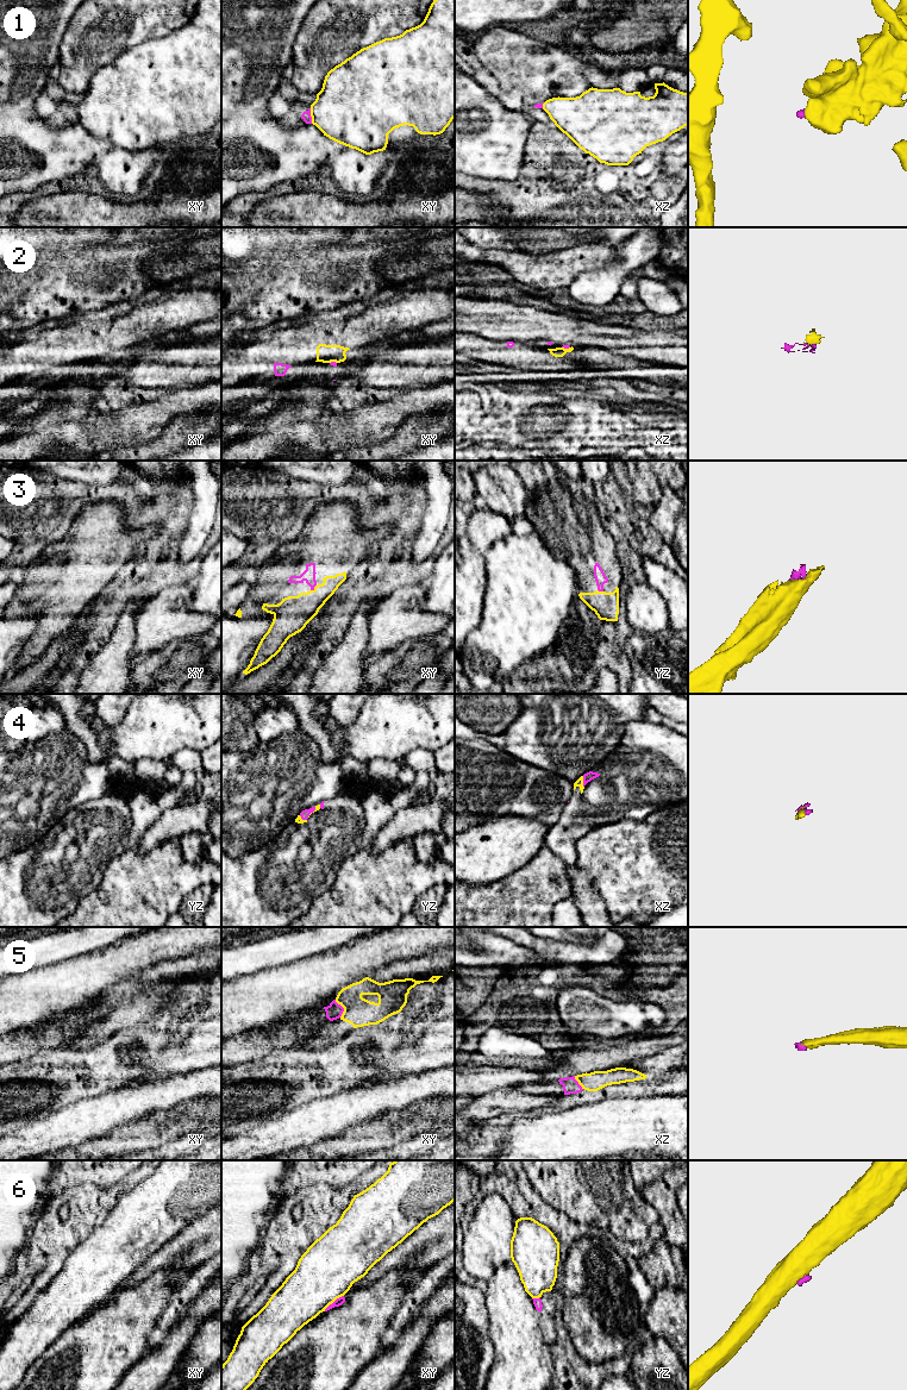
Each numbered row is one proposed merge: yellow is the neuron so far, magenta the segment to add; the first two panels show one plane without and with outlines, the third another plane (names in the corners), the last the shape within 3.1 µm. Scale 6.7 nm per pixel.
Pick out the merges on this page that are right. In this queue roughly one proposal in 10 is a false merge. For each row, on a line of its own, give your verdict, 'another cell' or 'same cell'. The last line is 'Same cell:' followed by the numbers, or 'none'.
1: same cell
2: same cell
3: same cell
4: same cell
5: same cell
6: same cell
Same cell: 1, 2, 3, 4, 5, 6

